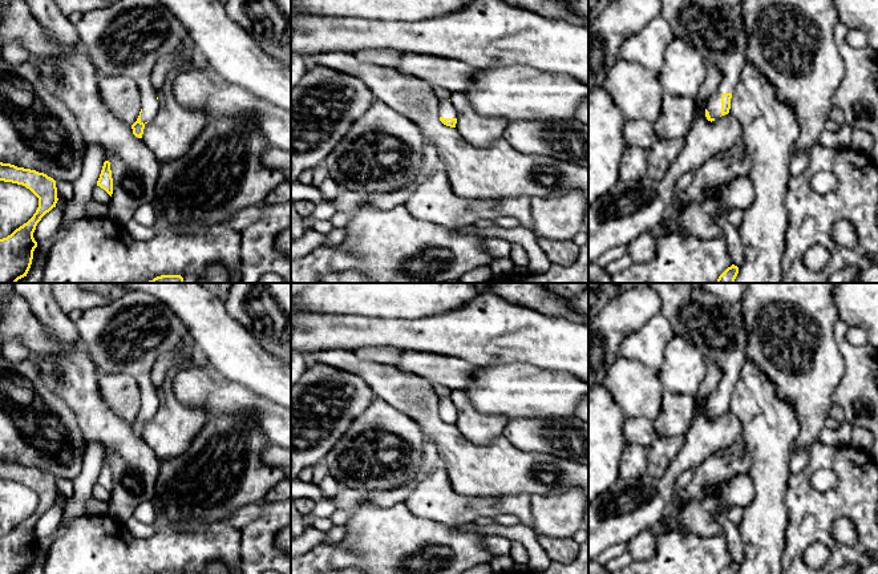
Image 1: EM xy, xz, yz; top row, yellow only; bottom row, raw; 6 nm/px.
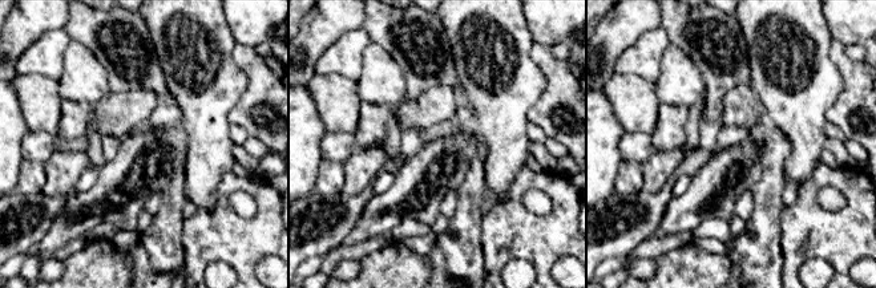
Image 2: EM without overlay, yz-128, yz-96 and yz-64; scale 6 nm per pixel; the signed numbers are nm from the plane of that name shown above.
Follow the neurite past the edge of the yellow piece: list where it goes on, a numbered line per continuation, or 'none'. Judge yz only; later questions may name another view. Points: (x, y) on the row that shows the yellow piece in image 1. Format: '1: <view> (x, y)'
none

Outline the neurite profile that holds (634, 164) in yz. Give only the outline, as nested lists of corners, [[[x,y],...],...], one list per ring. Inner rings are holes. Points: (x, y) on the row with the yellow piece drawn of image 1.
[[[628,146],[623,151],[619,179],[623,182],[640,181],[647,177],[647,166],[647,150]]]

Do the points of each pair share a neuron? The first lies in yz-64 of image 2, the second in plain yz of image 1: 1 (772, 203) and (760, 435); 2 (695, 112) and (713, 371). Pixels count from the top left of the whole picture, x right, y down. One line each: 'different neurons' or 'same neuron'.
1: same neuron
2: same neuron

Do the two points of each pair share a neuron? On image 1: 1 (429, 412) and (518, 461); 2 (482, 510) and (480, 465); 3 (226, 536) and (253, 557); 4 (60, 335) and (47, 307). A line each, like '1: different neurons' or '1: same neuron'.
1: same neuron
2: different neurons
3: different neurons
4: same neuron

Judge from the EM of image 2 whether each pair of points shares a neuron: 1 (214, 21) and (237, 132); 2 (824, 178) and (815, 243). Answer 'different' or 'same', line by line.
1: different
2: same

